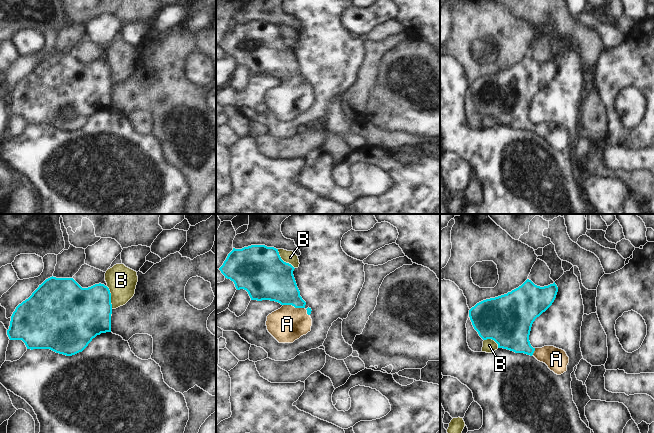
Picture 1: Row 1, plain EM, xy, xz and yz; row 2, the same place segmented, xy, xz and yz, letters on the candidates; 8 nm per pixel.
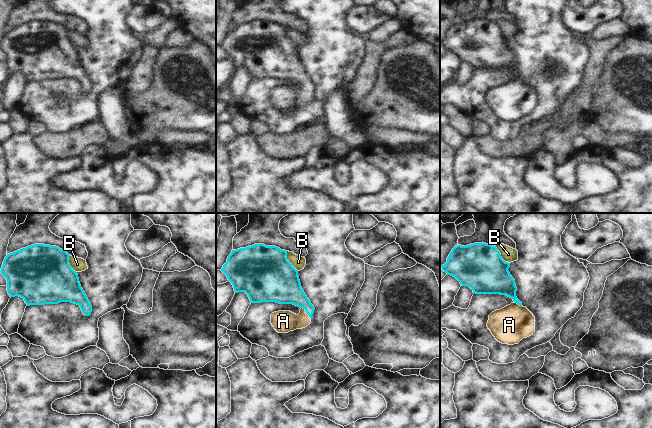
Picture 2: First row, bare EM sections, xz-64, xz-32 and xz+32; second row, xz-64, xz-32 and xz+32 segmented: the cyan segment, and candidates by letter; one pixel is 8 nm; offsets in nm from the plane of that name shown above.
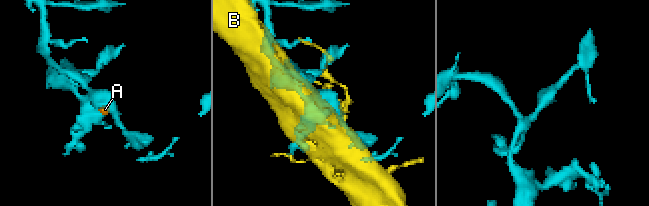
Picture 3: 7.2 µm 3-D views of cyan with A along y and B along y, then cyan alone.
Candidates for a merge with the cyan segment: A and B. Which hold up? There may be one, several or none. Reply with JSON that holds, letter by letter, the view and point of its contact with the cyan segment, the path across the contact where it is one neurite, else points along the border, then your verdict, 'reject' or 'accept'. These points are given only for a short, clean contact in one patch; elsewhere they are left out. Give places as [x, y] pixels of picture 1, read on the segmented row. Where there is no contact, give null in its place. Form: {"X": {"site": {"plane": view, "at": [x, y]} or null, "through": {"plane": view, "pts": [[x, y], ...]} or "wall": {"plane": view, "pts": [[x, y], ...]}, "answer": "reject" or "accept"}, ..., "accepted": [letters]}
{"A": {"site": {"plane": "xz", "at": [297, 307]}, "through": {"plane": "xz", "pts": [[277, 283], [297, 307], [287, 324]]}, "answer": "accept"}, "B": {"site": {"plane": "xz", "at": [282, 260]}, "answer": "reject"}, "accepted": ["A"]}

